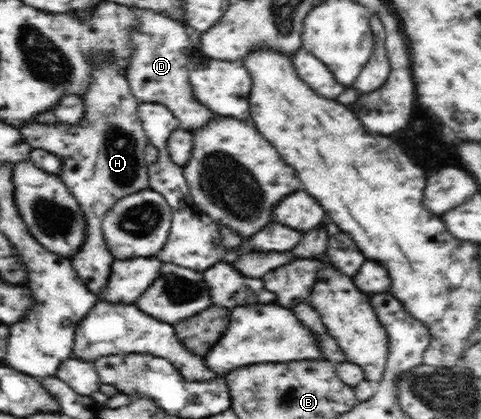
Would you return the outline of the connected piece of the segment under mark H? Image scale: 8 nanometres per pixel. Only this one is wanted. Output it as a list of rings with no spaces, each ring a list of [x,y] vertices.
[[[103,55],[96,64],[99,66],[90,72],[88,89],[81,96],[85,107],[85,114],[78,125],[63,124],[57,121],[55,124],[27,122],[18,128],[22,138],[33,149],[43,149],[59,157],[65,164],[64,172],[59,175],[70,194],[75,196],[79,207],[82,208],[87,223],[87,238],[82,248],[69,258],[72,266],[78,273],[82,282],[87,284],[89,290],[103,290],[111,272],[111,262],[114,262],[113,254],[107,250],[107,242],[103,237],[102,222],[106,212],[129,194],[148,189],[149,172],[148,163],[145,162],[145,147],[148,145],[145,129],[143,129],[139,115],[140,103],[131,92],[128,80],[119,73],[119,65],[109,61],[109,55]]]

